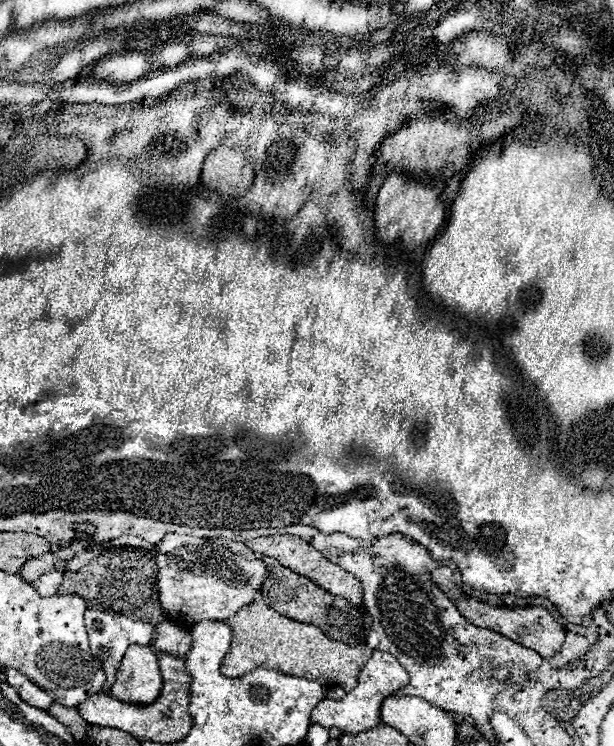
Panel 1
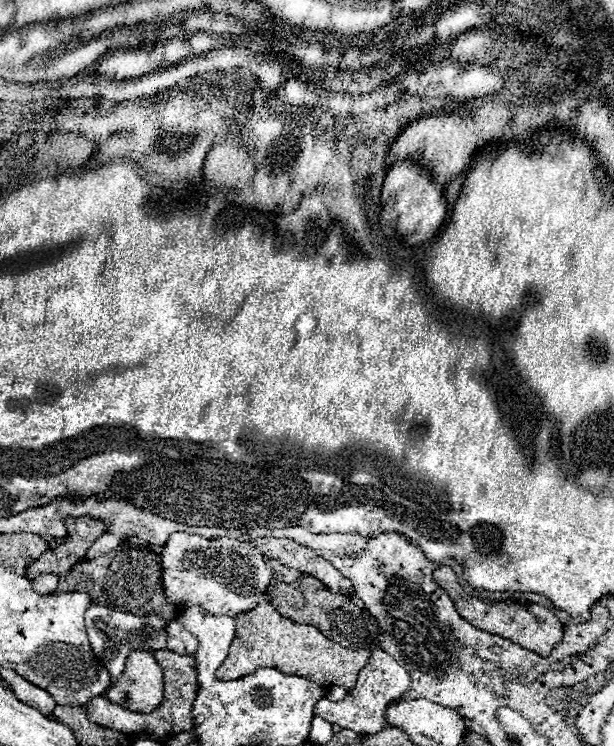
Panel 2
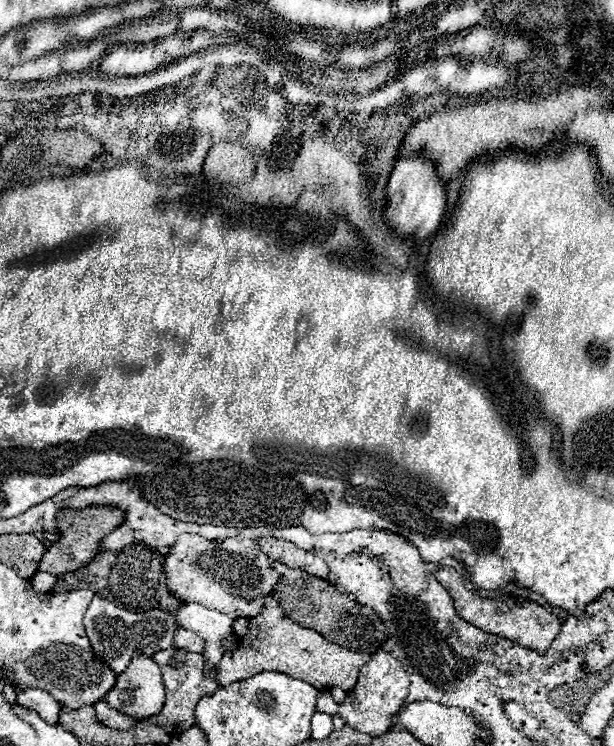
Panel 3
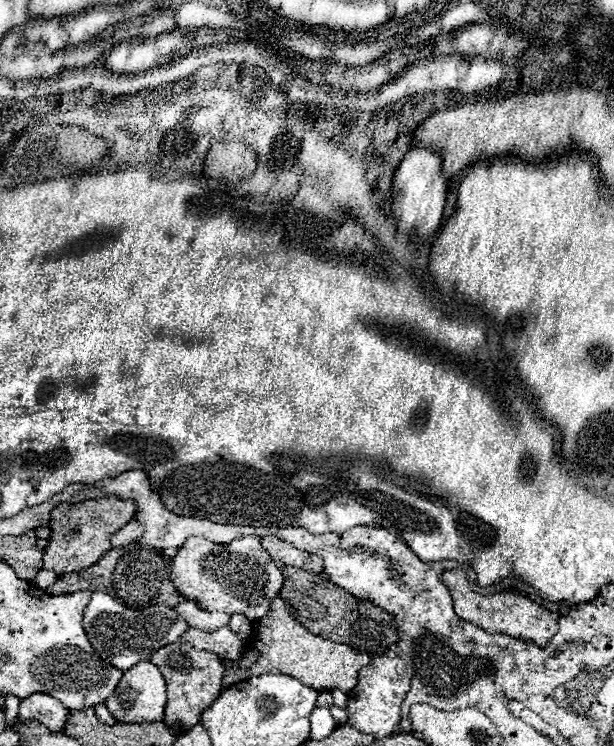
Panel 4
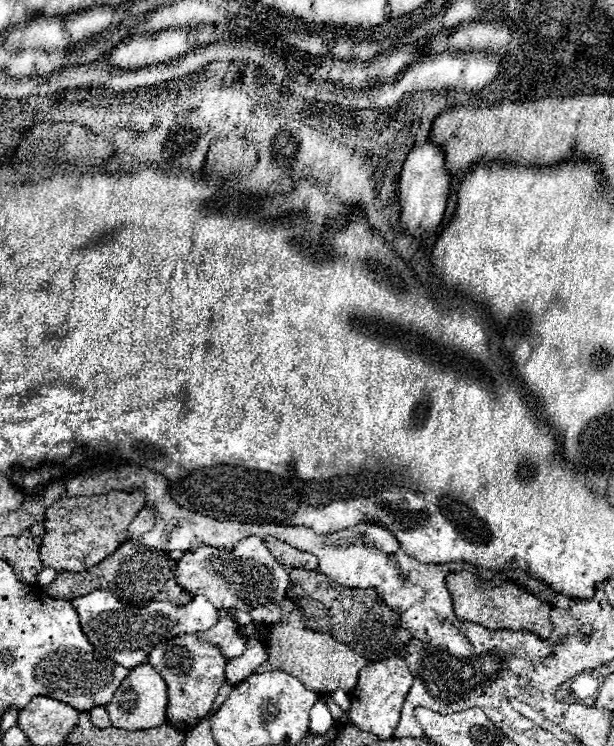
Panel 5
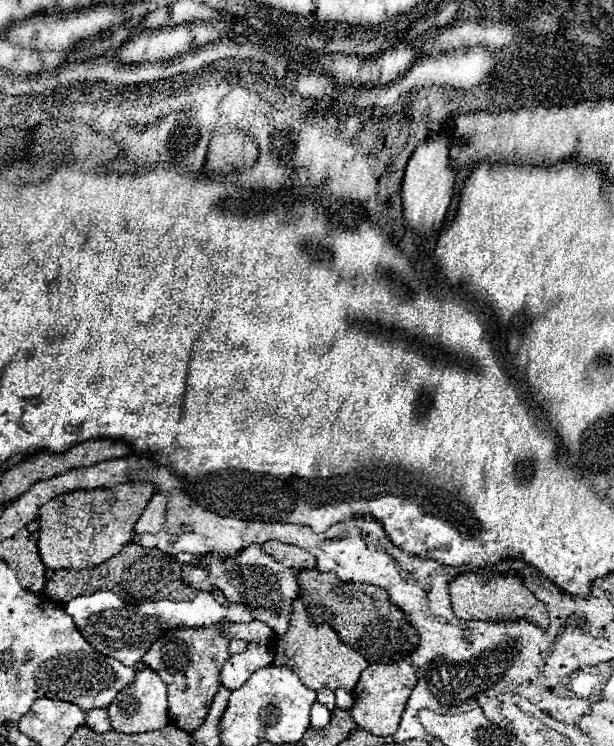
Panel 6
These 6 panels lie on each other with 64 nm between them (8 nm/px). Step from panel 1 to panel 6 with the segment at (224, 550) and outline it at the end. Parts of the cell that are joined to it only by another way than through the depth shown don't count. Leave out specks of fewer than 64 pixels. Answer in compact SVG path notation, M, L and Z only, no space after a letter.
M252 544L250 548L244 548L236 558L230 558L226 562L222 558L214 558L212 554L204 556L202 564L208 564L208 570L192 568L186 564L182 566L186 584L192 584L200 592L212 592L212 588L218 586L224 592L228 602L244 604L252 612L254 620L270 624L276 636L282 636L288 632L292 602L300 594L300 584L296 578L298 572L294 568L286 568L284 564L272 560L270 556L264 554L262 546L256 546L256 544Z

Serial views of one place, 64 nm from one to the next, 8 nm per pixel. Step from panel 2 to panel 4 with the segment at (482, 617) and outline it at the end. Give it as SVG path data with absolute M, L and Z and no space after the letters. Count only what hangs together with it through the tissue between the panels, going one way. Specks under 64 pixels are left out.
M446 570L442 574L442 582L446 584L452 600L454 600L454 610L456 614L470 622L470 624L478 624L480 628L484 628L490 634L508 634L514 638L522 638L522 640L532 640L538 646L546 646L548 640L556 634L558 630L558 618L556 614L552 614L550 610L542 608L540 604L536 604L534 600L530 600L528 596L522 596L518 592L498 592L498 594L478 594L470 588L470 580L466 574L458 572L458 570Z

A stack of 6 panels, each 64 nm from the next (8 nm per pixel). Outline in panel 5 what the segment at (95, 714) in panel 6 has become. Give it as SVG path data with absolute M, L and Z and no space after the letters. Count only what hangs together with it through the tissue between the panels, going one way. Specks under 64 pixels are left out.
M98 706L98 708L92 708L90 710L90 722L96 726L96 728L108 728L110 726L110 720L108 720L108 712L104 706Z

